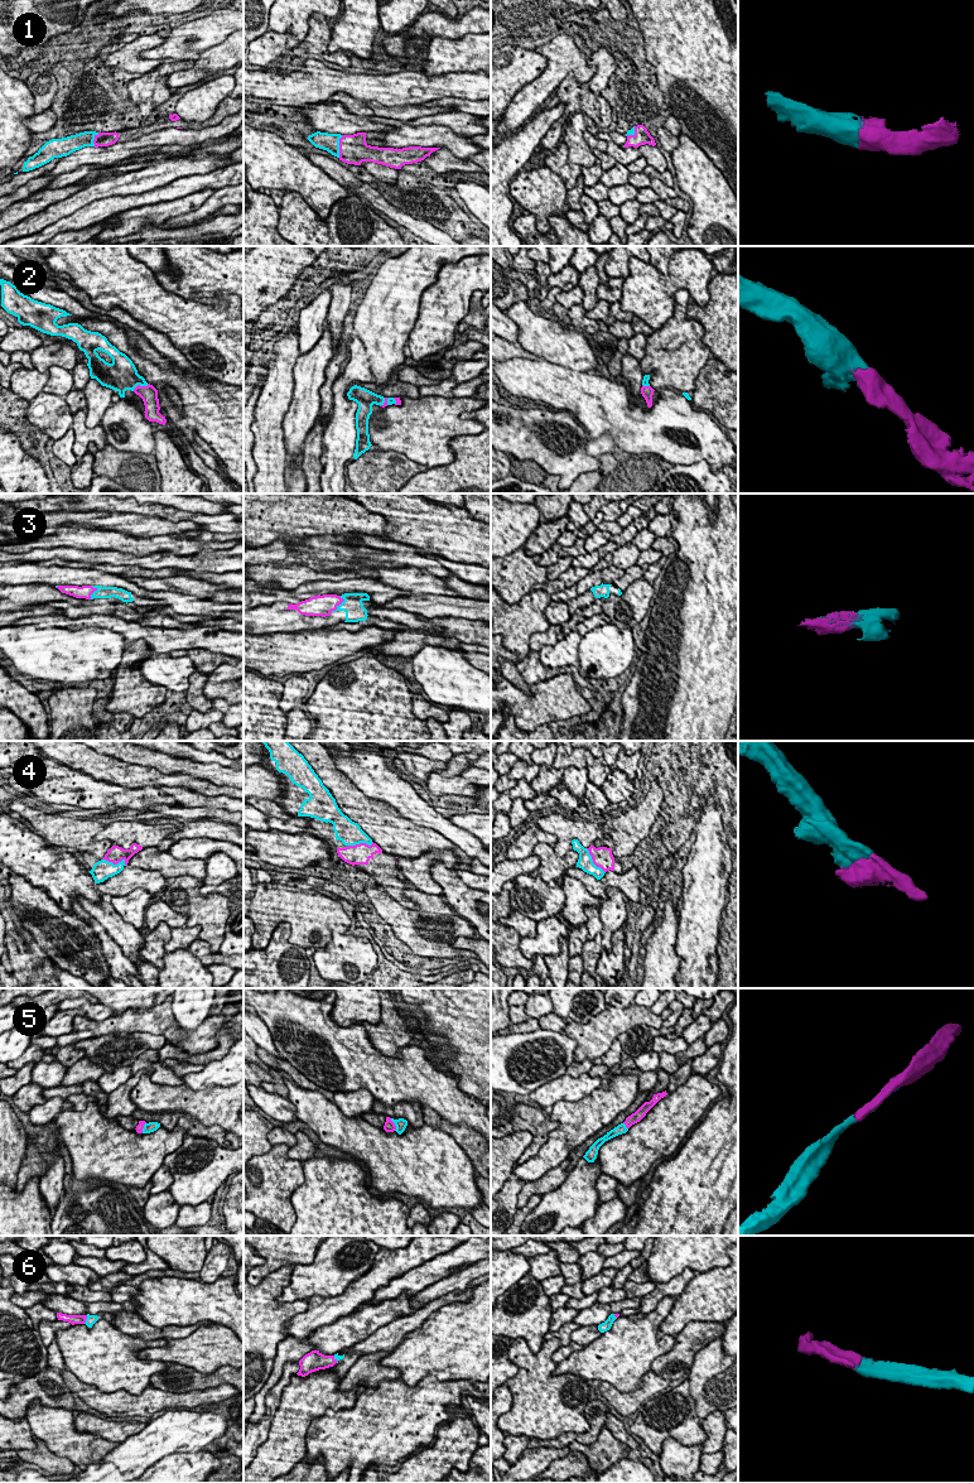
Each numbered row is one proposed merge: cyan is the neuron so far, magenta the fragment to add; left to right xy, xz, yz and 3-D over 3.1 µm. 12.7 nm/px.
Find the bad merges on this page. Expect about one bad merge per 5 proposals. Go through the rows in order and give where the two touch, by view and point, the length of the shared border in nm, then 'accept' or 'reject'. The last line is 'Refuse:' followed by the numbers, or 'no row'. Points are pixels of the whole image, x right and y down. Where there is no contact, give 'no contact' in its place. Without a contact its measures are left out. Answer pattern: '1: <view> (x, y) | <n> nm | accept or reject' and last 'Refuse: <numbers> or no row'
1: xz (338, 147) | 300 nm | accept
2: xy (140, 385) | 220 nm | accept
3: xz (340, 605) | 240 nm | accept
4: xy (115, 865) | 340 nm | accept
5: xz (395, 1125) | 170 nm | accept
6: xy (86, 1319) | 120 nm | accept
Refuse: no row

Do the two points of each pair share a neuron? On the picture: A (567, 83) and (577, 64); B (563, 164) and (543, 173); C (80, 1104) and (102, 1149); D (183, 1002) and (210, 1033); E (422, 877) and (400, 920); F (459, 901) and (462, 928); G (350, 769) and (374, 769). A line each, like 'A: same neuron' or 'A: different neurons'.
A: different neurons
B: different neurons
C: different neurons
D: different neurons
E: different neurons
F: different neurons
G: same neuron

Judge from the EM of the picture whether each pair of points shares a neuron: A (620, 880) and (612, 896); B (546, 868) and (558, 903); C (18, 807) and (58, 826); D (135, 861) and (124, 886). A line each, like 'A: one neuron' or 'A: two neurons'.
A: two neurons
B: two neurons
C: one neuron
D: two neurons

